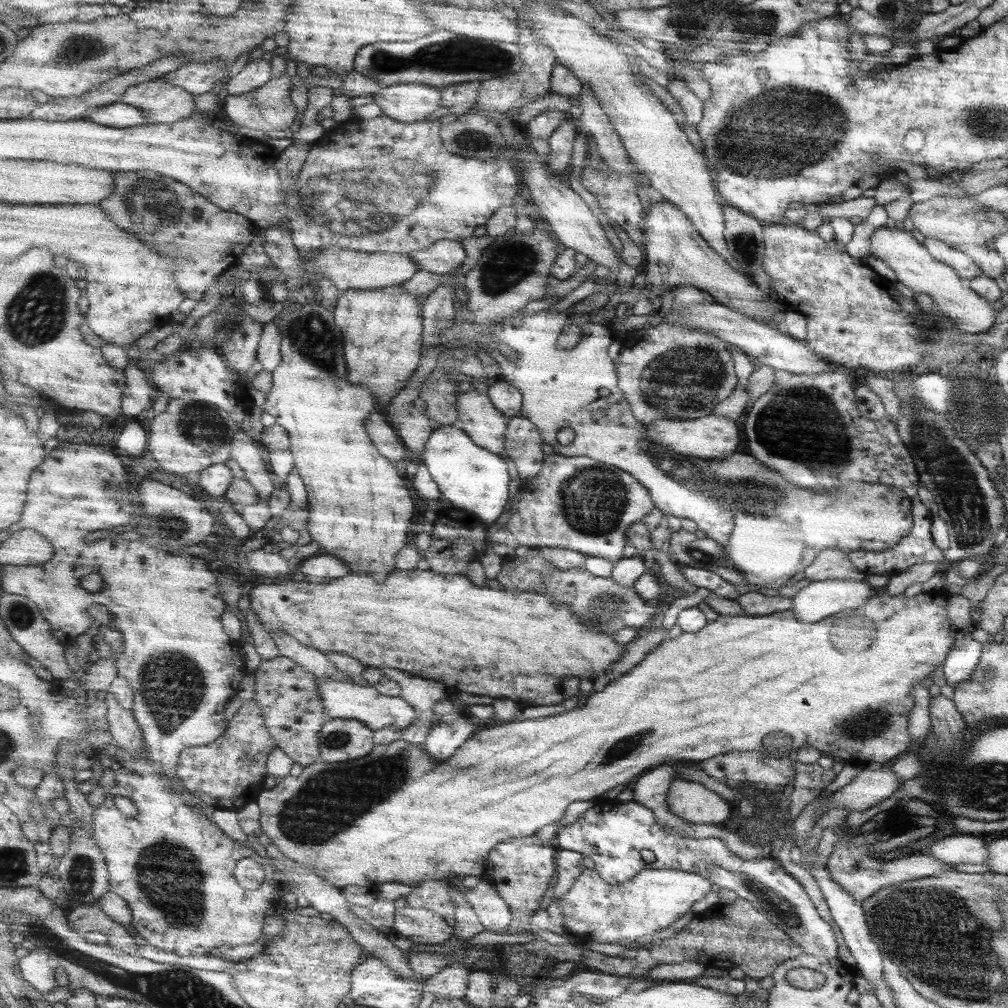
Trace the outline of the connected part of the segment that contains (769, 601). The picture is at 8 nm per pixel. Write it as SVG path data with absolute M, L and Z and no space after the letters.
M749 592L737 598L737 604L745 616L767 616L773 612L785 612L791 608L791 598L769 594L769 592Z

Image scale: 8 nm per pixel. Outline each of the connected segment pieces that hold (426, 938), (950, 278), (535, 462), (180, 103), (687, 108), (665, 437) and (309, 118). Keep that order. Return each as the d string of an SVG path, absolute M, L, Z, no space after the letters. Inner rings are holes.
M405 906L397 910L395 934L409 938L415 944L445 944L455 938L455 928L451 928L443 916L427 908Z
M879 228L871 234L871 254L875 258L881 258L897 276L897 282L905 284L915 294L927 294L933 298L933 304L937 304L947 318L953 320L957 330L961 334L987 334L993 324L997 312L993 310L993 304L971 290L971 286L965 286L961 276L947 264L937 262L931 258L931 254L925 250L923 244L919 244L915 238L911 238L911 232L901 230L889 230Z
M517 416L509 422L507 434L507 456L515 462L521 480L533 480L541 474L545 466L545 438L537 424L529 418Z
M165 78L131 86L123 96L123 104L137 106L151 124L177 124L197 112L197 96L165 82Z
M671 78L665 86L667 94L671 94L671 98L681 106L681 110L685 112L685 120L693 126L699 126L703 122L703 114L705 114L705 102L699 100L697 94L691 92L691 88L687 86L687 82L683 82L681 78Z
M705 416L705 418L697 418L697 420L681 420L681 422L671 422L671 420L663 420L663 422L655 422L649 428L649 436L659 442L661 446L673 450L673 454L683 454L683 456L693 456L693 458L701 458L701 460L723 460L733 456L733 452L737 450L739 438L741 438L741 430L735 424L735 420L725 418L725 416Z
M327 86L311 88L311 92L309 92L309 110L305 112L305 124L297 126L297 134L295 134L293 142L315 144L325 136L325 130L319 126L321 122L317 122L317 116L321 114L321 110L331 108L331 102L335 98L337 96L335 96L333 88L327 88Z

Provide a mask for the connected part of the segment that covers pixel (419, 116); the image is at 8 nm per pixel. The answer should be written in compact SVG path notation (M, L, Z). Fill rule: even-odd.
M397 84L375 94L375 104L383 108L385 116L403 122L427 122L427 118L443 108L443 90L421 84Z

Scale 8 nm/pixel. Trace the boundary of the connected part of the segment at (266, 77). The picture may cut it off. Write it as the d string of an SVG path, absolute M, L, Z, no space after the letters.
M253 60L249 62L249 66L245 70L241 70L237 74L237 78L231 78L225 84L225 94L247 94L253 90L263 88L267 82L271 82L271 62L261 60Z

